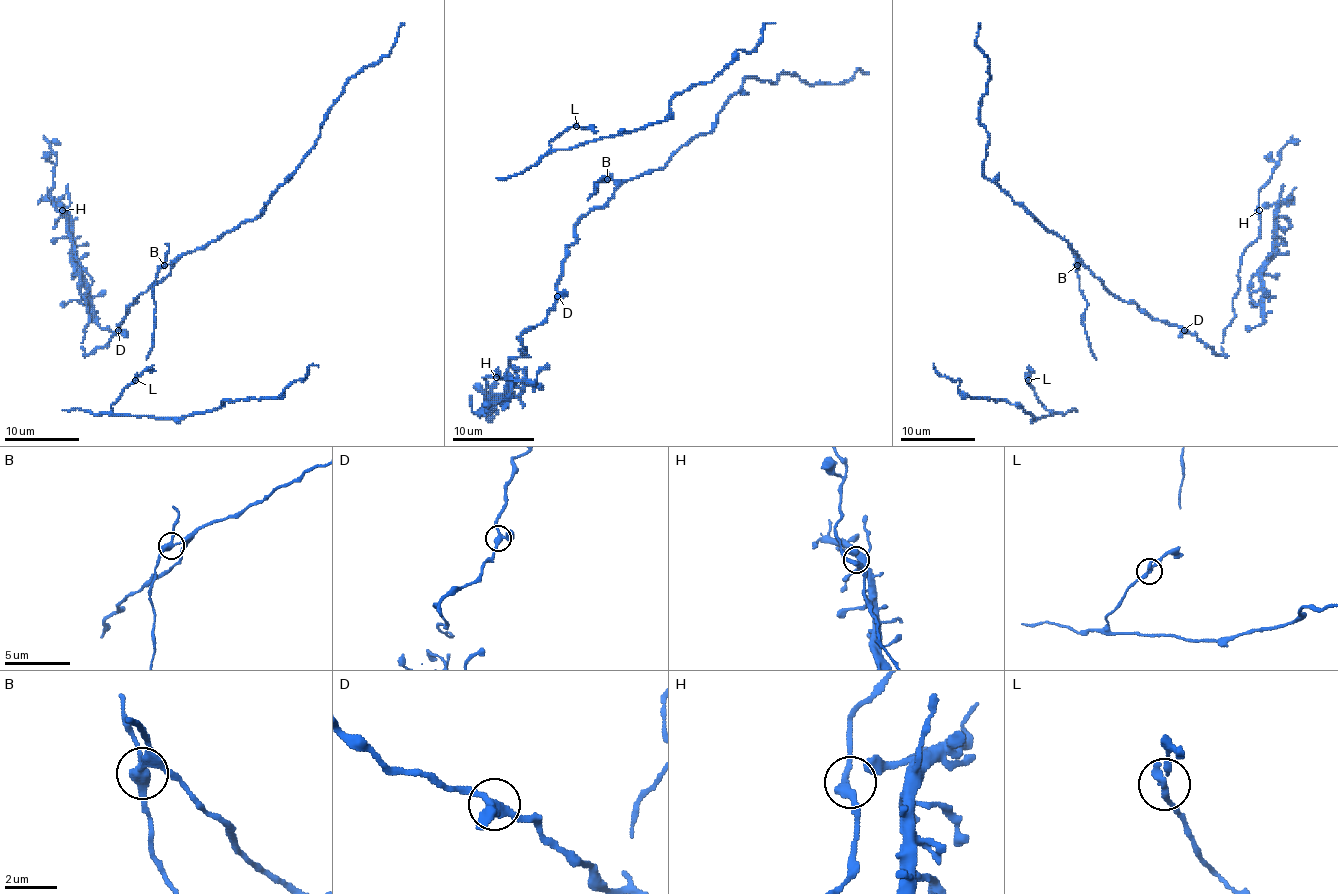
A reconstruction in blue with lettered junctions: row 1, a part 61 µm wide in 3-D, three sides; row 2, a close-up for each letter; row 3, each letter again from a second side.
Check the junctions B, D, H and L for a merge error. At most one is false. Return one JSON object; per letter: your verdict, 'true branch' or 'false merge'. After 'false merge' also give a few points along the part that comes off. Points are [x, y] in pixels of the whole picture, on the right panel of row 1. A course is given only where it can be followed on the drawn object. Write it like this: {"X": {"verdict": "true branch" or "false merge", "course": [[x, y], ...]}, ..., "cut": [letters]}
{"B": {"verdict": "false merge", "course": [[1077, 266], [1079, 287], [1087, 301], [1083, 320], [1096, 359]]}, "D": {"verdict": "true branch"}, "H": {"verdict": "true branch"}, "L": {"verdict": "true branch"}, "cut": ["B"]}

